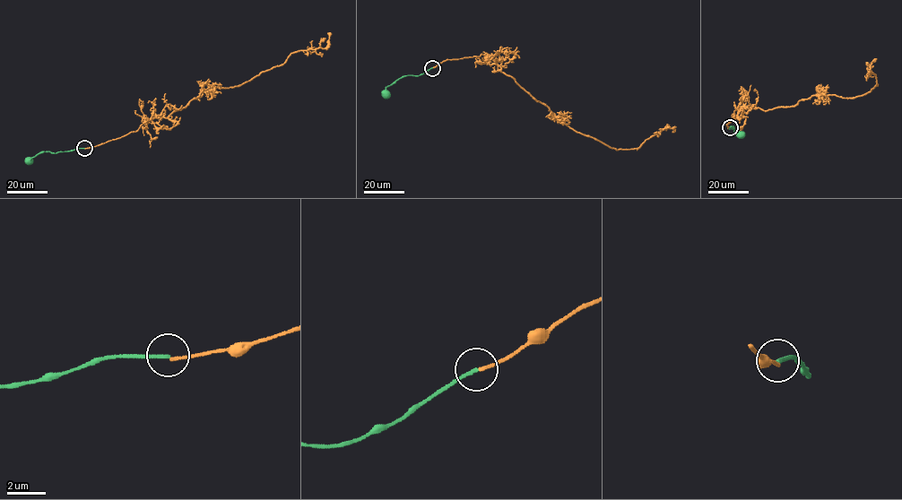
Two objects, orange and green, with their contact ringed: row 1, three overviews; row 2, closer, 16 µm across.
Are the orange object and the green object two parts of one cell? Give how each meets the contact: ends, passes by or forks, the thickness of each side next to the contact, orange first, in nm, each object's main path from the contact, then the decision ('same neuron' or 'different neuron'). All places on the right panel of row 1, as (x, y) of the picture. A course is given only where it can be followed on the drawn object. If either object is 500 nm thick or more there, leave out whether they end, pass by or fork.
orange ends there; green ends there; 150 nm thick on the orange side, 180 nm on the other; orange runs (730, 127), (737, 109), (793, 107), (819, 93), (861, 96), (876, 85), (876, 76), (868, 72), (876, 58); green runs (730, 127), (732, 129), (729, 129), (732, 126), (741, 135); different neuron

